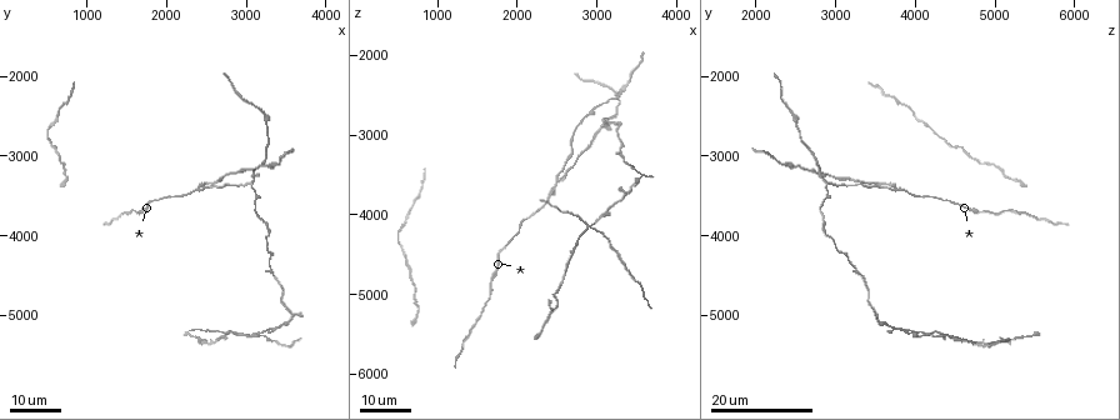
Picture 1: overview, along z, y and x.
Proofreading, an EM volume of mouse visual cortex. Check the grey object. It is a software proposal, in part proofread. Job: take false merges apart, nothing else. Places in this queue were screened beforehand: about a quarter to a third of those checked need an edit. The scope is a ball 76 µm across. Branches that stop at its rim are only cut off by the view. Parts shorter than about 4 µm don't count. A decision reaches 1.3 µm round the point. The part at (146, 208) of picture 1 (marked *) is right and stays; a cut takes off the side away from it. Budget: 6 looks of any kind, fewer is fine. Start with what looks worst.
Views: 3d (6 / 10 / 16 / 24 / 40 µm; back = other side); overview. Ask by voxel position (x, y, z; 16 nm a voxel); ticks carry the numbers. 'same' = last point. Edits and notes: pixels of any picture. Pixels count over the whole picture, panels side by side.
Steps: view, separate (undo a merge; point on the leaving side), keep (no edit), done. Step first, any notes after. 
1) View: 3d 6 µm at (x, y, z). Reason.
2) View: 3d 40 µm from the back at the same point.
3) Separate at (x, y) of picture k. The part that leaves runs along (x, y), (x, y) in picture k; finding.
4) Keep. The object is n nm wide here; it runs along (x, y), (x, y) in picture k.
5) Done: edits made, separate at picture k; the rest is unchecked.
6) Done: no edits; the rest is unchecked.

View: 3d 24 µm at (3050, 3350, 2900). Branch point.

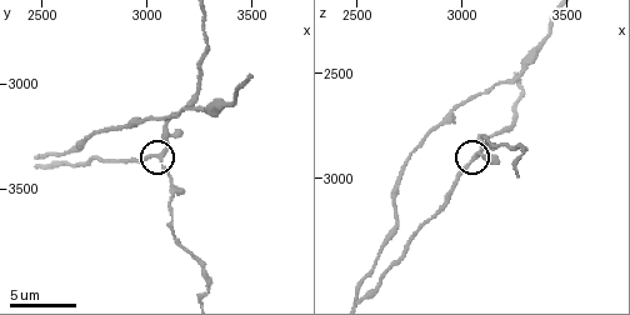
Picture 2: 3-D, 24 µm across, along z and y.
View: 3d 10 µm at (3070, 3350, 2890). Closer look.

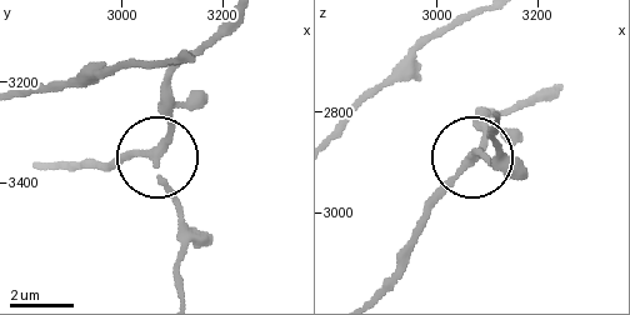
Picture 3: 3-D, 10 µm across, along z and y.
View: 3d 6 µm at (3065, 3355, 2890). Zoom in.

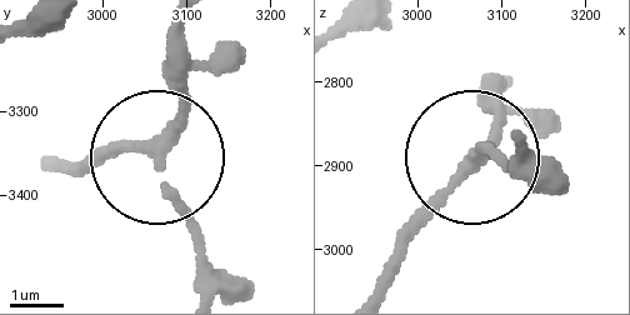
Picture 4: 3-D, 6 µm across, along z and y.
Keep. It runs along (61, 166), (155, 149), (186, 63) in picture 4; continuous, no second neuron.

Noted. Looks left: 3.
View: 3d 16 µm at (3600, 5000, 3550). Three arms meet.

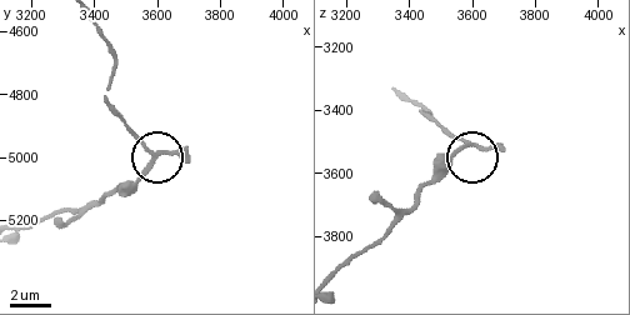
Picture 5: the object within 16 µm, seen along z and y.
View: 3d 6 µm at (3570, 5030, 3520).

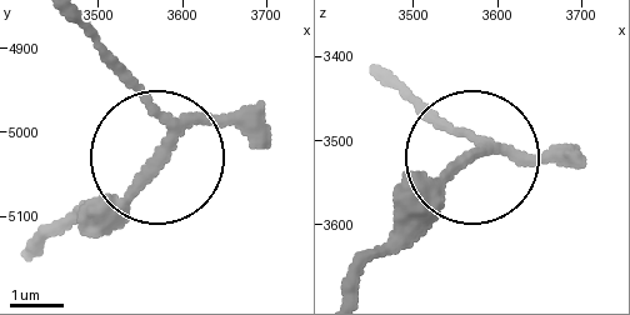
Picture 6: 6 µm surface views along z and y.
View: 3d 6 µm from the back at (3570, 5035, 3520).

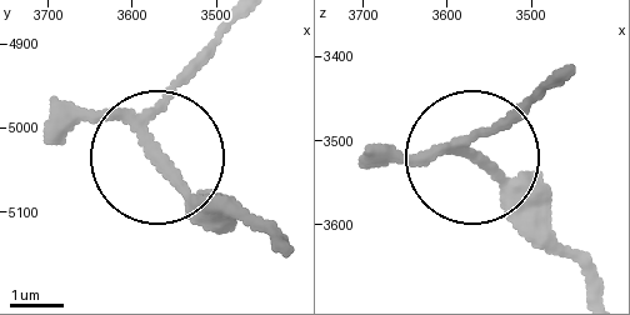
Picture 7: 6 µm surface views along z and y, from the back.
Separate at (185, 183) of picture 7. The part that leaves runs along (135, 130), (175, 180), (283, 238) in picture 7; two neurons meet here.

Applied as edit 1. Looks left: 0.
Done: edits made, separate at picture 7; the rest is unchecked.

